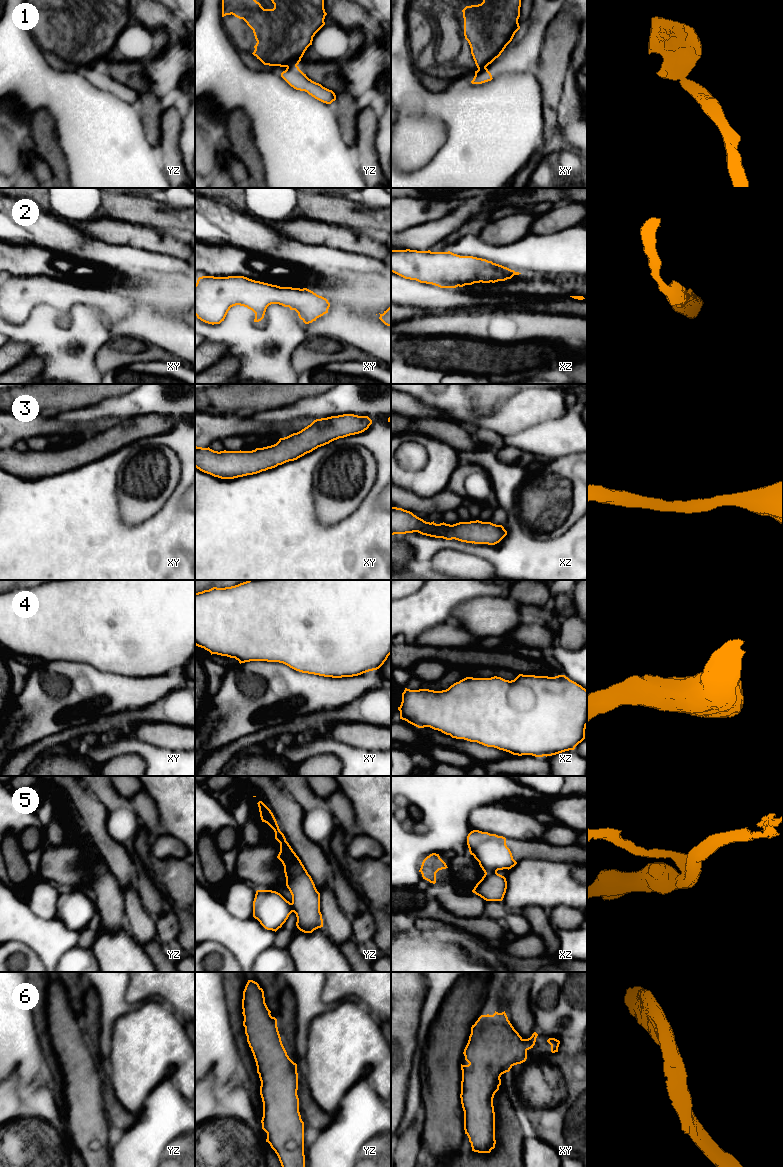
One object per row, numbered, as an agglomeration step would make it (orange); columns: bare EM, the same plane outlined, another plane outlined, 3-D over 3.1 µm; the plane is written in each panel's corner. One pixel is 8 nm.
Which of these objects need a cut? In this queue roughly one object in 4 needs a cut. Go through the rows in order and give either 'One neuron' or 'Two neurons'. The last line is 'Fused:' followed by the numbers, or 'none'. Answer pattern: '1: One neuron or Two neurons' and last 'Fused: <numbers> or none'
1: Two neurons
2: One neuron
3: One neuron
4: One neuron
5: Two neurons
6: One neuron
Fused: 1, 5

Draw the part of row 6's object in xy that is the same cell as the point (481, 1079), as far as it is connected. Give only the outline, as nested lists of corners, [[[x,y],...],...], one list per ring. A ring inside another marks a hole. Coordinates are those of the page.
[[[495,1011],[493,1015],[481,1015],[471,1027],[471,1034],[468,1043],[464,1049],[465,1060],[468,1065],[461,1064],[462,1081],[461,1081],[461,1104],[464,1111],[464,1130],[469,1138],[472,1151],[478,1153],[490,1153],[495,1148],[495,1112],[493,1098],[501,1085],[501,1075],[509,1072],[517,1064],[521,1064],[527,1059],[527,1051],[535,1045],[538,1034],[534,1032],[528,1039],[523,1039],[514,1029],[508,1017],[504,1012]]]

